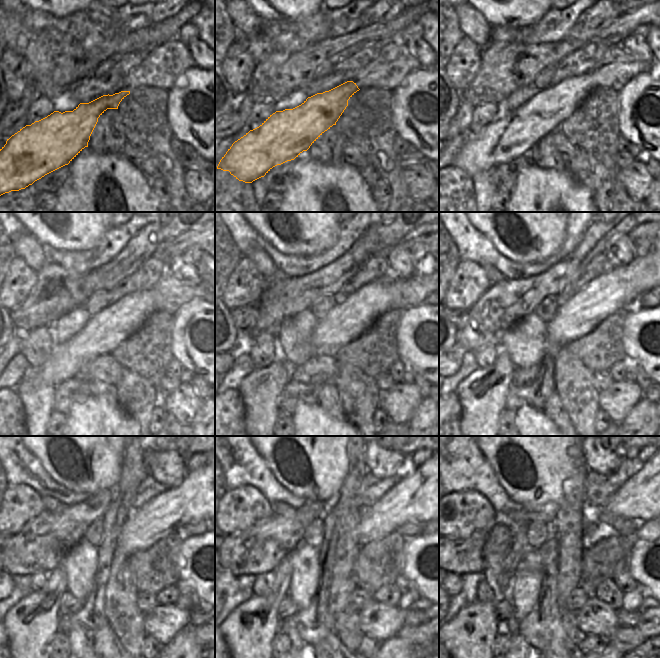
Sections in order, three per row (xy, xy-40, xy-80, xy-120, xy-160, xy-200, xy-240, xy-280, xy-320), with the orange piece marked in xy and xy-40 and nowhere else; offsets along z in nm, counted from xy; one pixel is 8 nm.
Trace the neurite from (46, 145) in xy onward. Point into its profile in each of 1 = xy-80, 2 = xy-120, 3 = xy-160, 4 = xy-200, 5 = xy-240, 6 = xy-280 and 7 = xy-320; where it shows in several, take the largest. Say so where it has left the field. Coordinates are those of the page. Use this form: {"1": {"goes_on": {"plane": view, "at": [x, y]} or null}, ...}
{"1": {"goes_on": {"plane": "xy-80", "at": [502, 140]}}, "2": {"goes_on": {"plane": "xy-120", "at": [107, 329]}}, "3": {"goes_on": {"plane": "xy-160", "at": [346, 321]}}, "4": {"goes_on": {"plane": "xy-200", "at": [618, 289]}}, "5": {"goes_on": {"plane": "xy-240", "at": [194, 500]}}, "6": {"goes_on": {"plane": "xy-280", "at": [418, 498]}}, "7": {"goes_on": {"plane": "xy-320", "at": [642, 498]}}}

